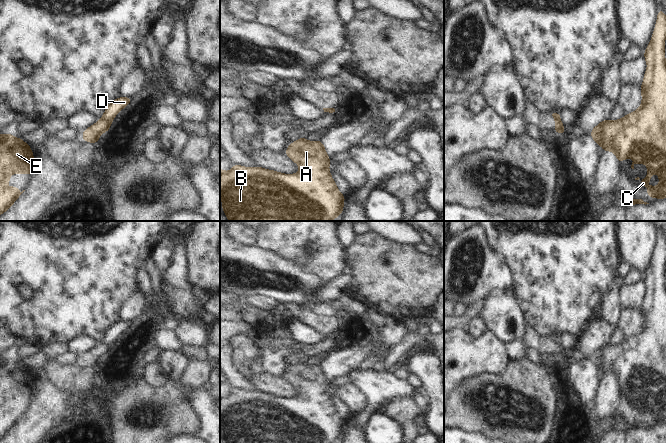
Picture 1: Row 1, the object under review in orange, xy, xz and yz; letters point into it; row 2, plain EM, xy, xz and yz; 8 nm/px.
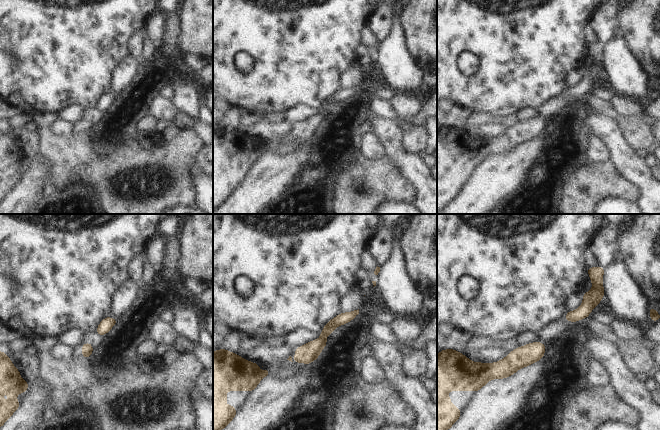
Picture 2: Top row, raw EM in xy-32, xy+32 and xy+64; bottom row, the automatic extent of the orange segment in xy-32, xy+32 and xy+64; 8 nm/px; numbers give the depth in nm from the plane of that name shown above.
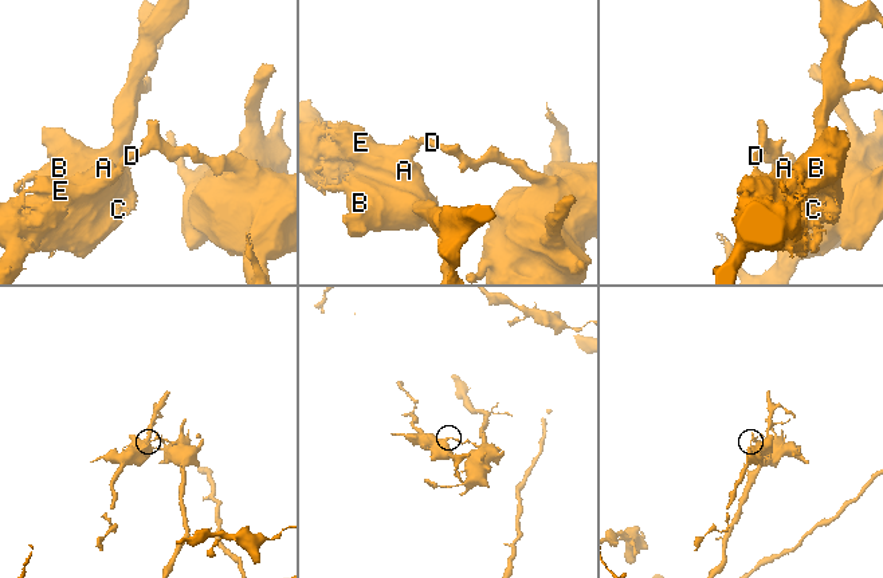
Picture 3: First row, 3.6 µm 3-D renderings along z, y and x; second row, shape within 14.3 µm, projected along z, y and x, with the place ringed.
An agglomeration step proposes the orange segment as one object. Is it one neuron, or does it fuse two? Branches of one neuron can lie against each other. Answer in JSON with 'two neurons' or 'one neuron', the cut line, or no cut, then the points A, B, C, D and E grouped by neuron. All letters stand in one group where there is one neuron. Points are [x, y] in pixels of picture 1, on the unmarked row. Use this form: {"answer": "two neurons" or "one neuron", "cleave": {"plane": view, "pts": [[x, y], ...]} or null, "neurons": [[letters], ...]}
{"answer": "two neurons", "cleave": {"plane": "xy", "pts": [[101, 342], [110, 347]]}, "neurons": [["A", "B", "C", "E"], ["D"]]}

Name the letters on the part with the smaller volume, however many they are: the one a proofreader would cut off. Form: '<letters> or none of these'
A, B, C, E

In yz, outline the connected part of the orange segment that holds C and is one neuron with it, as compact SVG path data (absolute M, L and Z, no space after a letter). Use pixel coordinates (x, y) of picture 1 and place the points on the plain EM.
M658 233L657 245L655 253L651 260L651 265L647 270L644 281L647 287L647 293L641 308L642 325L641 330L630 338L626 338L618 344L603 344L590 356L596 369L600 369L604 376L612 375L618 386L627 384L630 380L633 382L631 392L634 393L634 388L645 388L647 390L647 400L641 404L643 412L650 406L653 397L659 400L658 410L647 410L648 421L656 423L666 422L666 283L665 283L665 263L666 263L666 239L663 234Z

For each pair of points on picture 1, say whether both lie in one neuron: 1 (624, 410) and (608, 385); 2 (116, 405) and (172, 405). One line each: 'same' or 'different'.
1: different
2: same

